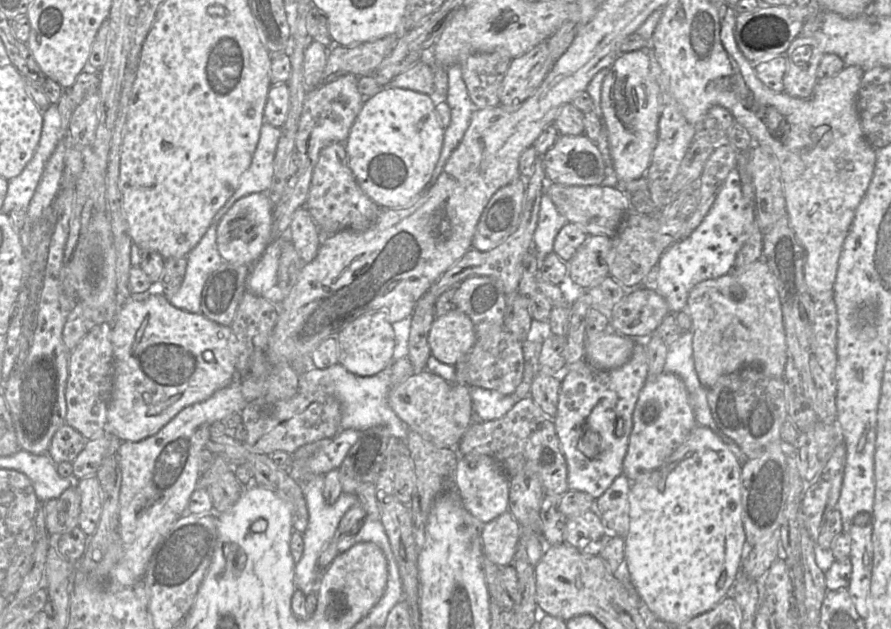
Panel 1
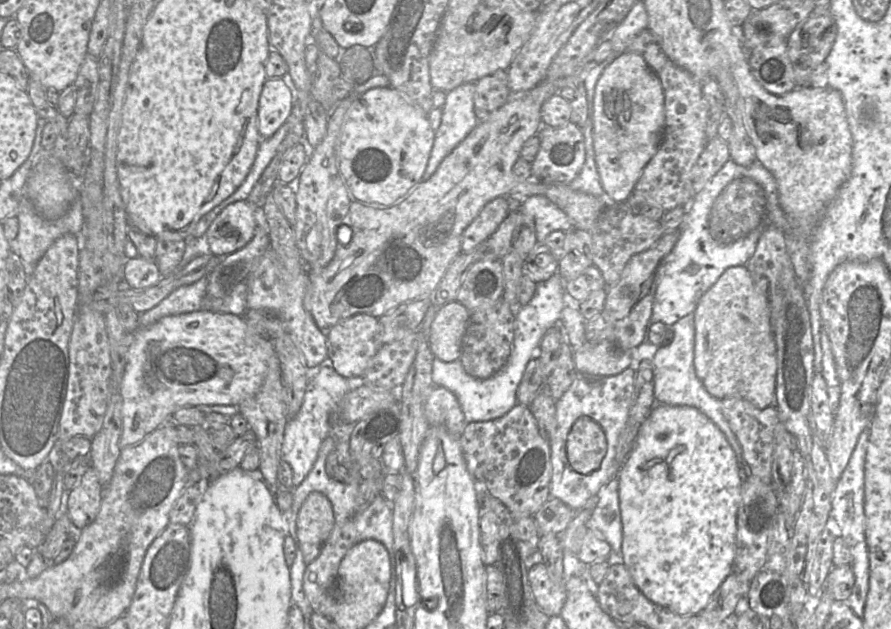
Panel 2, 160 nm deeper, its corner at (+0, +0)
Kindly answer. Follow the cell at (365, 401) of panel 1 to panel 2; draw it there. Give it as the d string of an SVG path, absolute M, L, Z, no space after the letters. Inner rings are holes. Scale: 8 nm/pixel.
M322 365L318 374L308 382L299 411L286 424L281 448L281 460L287 462L292 468L294 488L302 483L312 469L324 439L332 437L335 441L349 441L355 423L331 426L329 417L337 411L340 401L347 392L364 385L362 376L344 378L330 365Z

